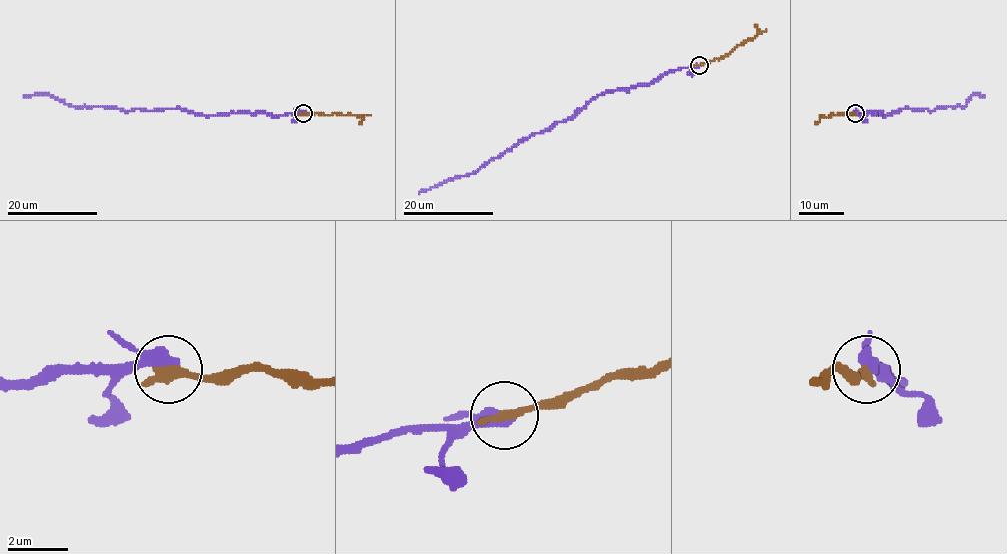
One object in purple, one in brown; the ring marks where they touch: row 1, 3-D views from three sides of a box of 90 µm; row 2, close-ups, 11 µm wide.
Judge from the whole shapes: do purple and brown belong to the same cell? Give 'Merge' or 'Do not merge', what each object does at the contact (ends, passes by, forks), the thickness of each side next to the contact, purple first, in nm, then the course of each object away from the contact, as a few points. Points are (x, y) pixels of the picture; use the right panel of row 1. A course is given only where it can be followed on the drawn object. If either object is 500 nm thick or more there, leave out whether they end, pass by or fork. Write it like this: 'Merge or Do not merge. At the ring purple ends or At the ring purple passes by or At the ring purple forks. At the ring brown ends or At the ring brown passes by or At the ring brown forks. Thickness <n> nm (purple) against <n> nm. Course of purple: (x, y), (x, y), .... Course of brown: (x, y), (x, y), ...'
Merge. At the ring purple passes by. At the ring brown ends. Thickness 340 nm (purple) against 360 nm. Course of purple: (856, 113), (888, 116), (908, 108), (931, 110), (964, 107), (972, 94), (984, 96). Course of brown: (855, 113), (822, 117), (814, 125)

